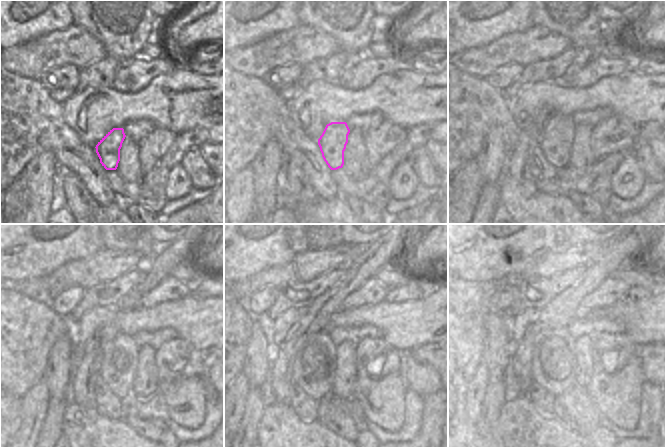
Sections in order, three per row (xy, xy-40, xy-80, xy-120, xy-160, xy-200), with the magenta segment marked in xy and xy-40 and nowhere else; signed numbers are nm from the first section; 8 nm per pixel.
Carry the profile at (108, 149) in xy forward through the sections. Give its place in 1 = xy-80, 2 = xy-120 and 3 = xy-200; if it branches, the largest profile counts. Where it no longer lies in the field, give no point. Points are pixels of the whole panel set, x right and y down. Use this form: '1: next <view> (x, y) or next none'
1: next xy-80 (556, 137)
2: next xy-120 (119, 356)
3: next xy-200 (582, 363)

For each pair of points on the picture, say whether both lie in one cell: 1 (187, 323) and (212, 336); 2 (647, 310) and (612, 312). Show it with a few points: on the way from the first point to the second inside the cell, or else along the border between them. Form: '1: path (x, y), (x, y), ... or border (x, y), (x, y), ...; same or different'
1: path (193, 323), (199, 323), (206, 330); same
2: path (638, 311), (621, 311); same

